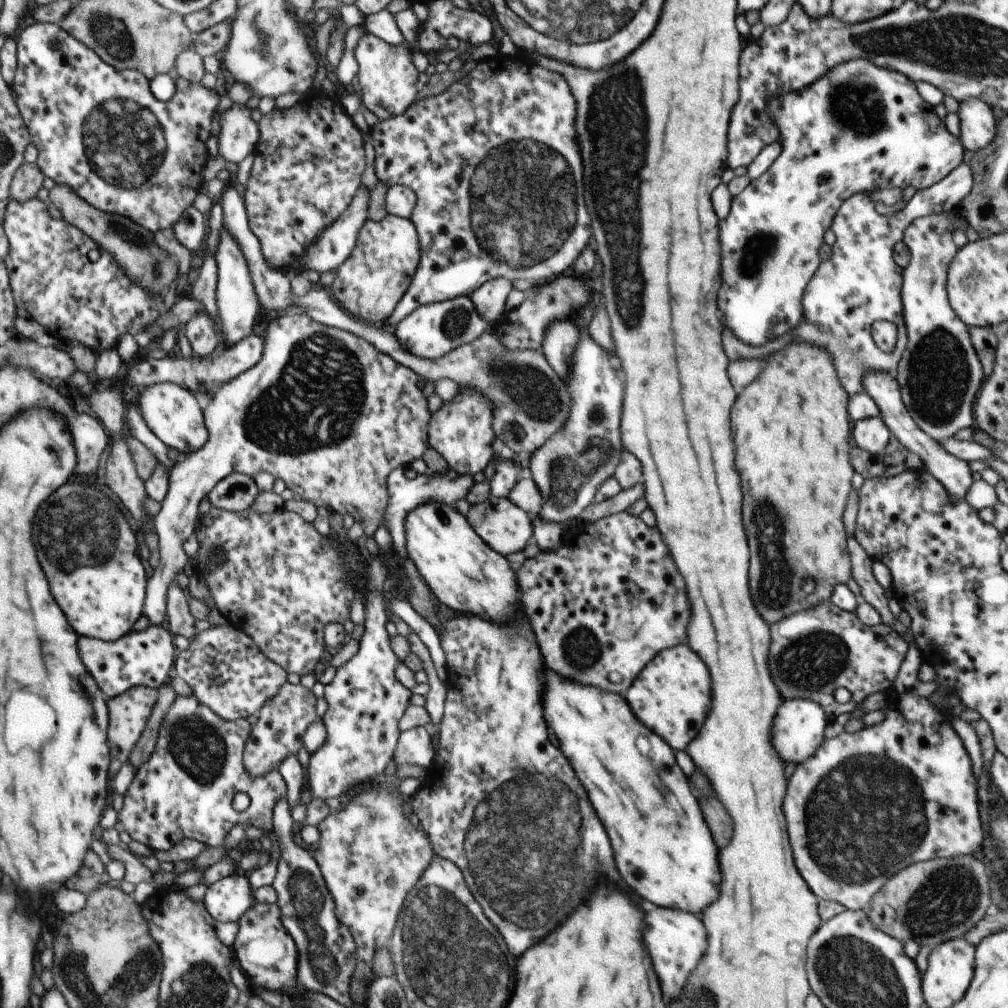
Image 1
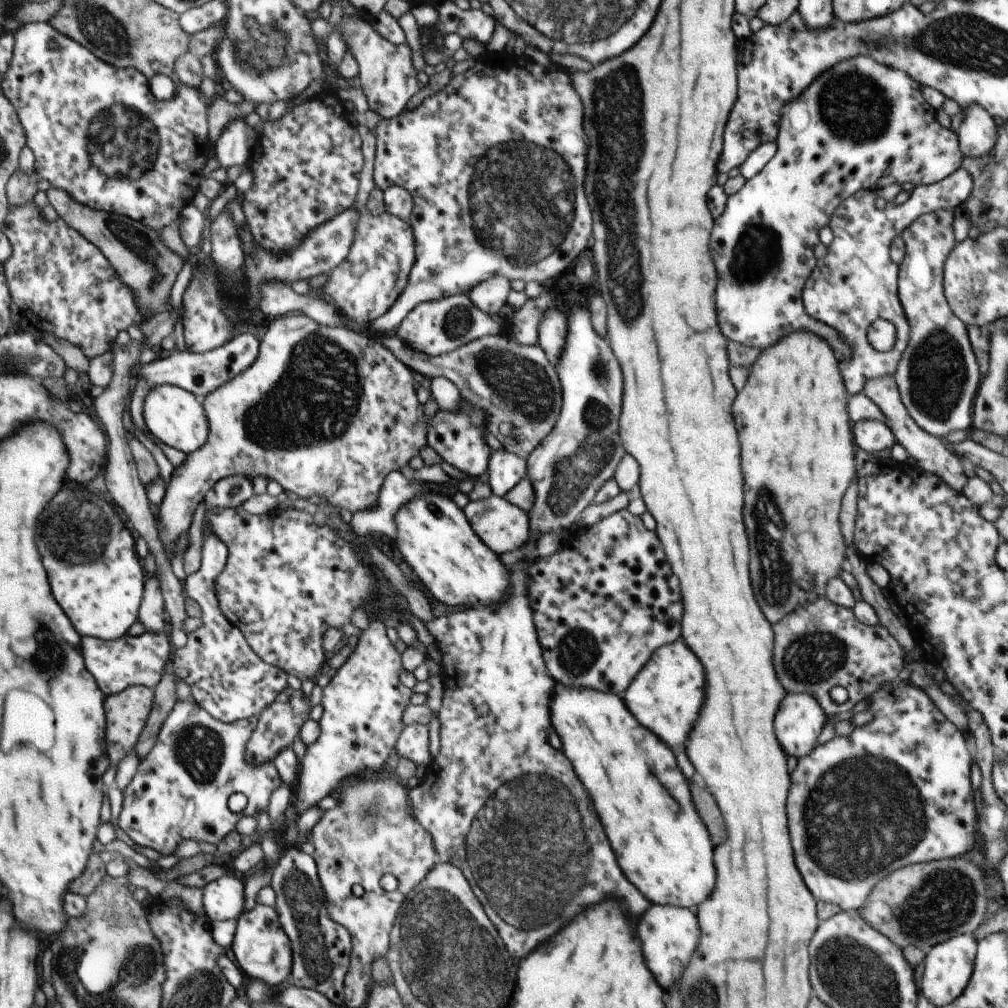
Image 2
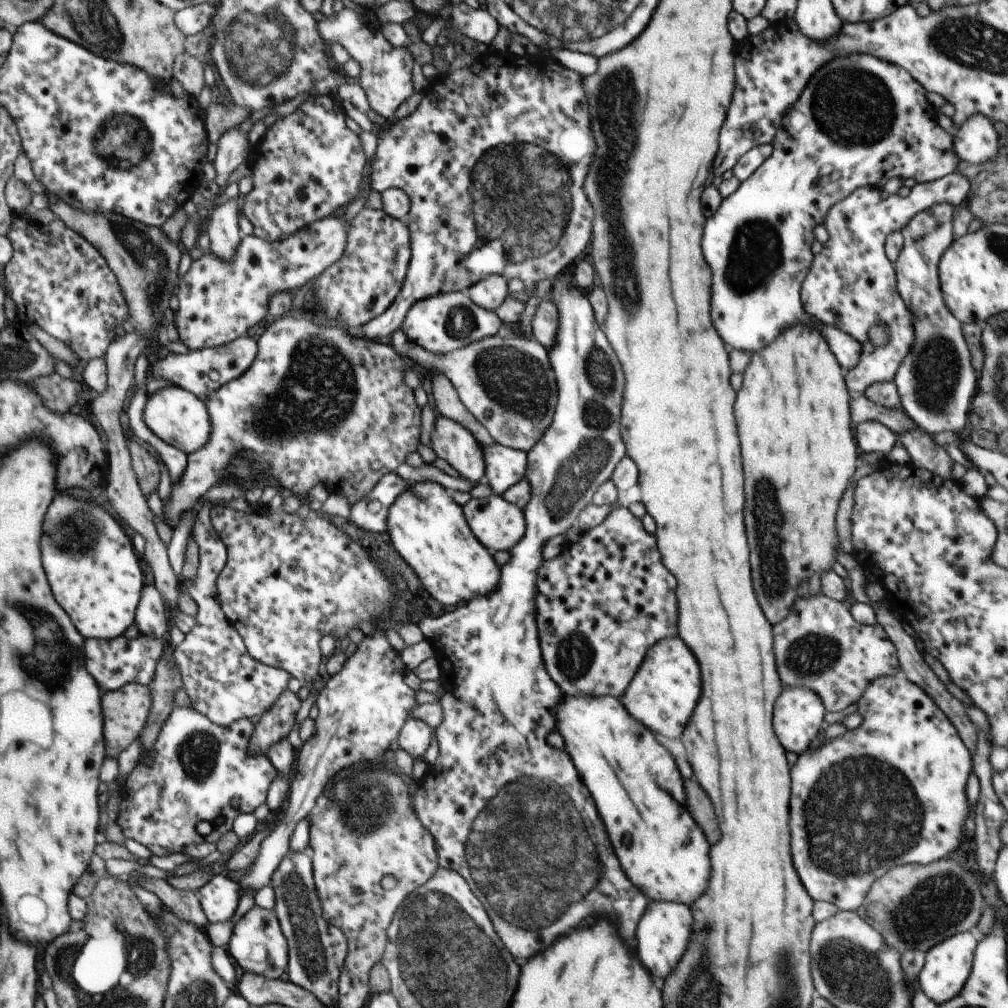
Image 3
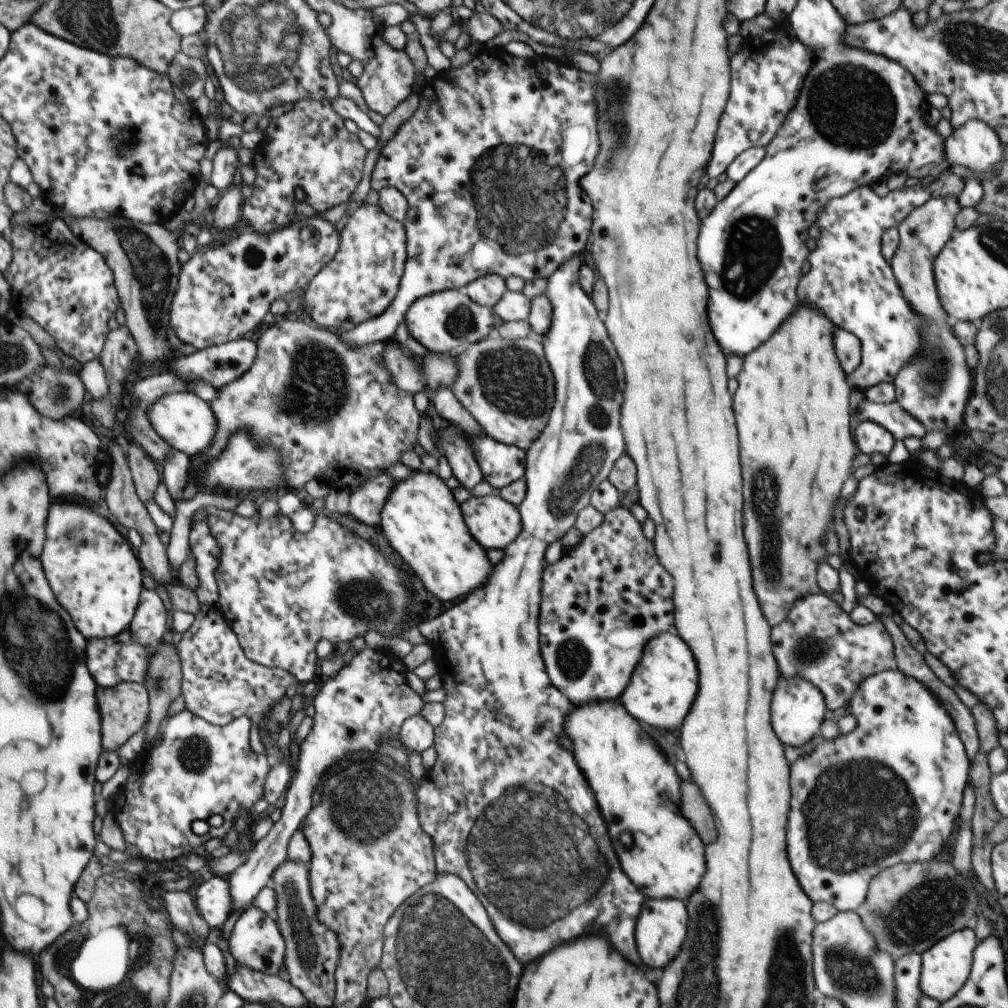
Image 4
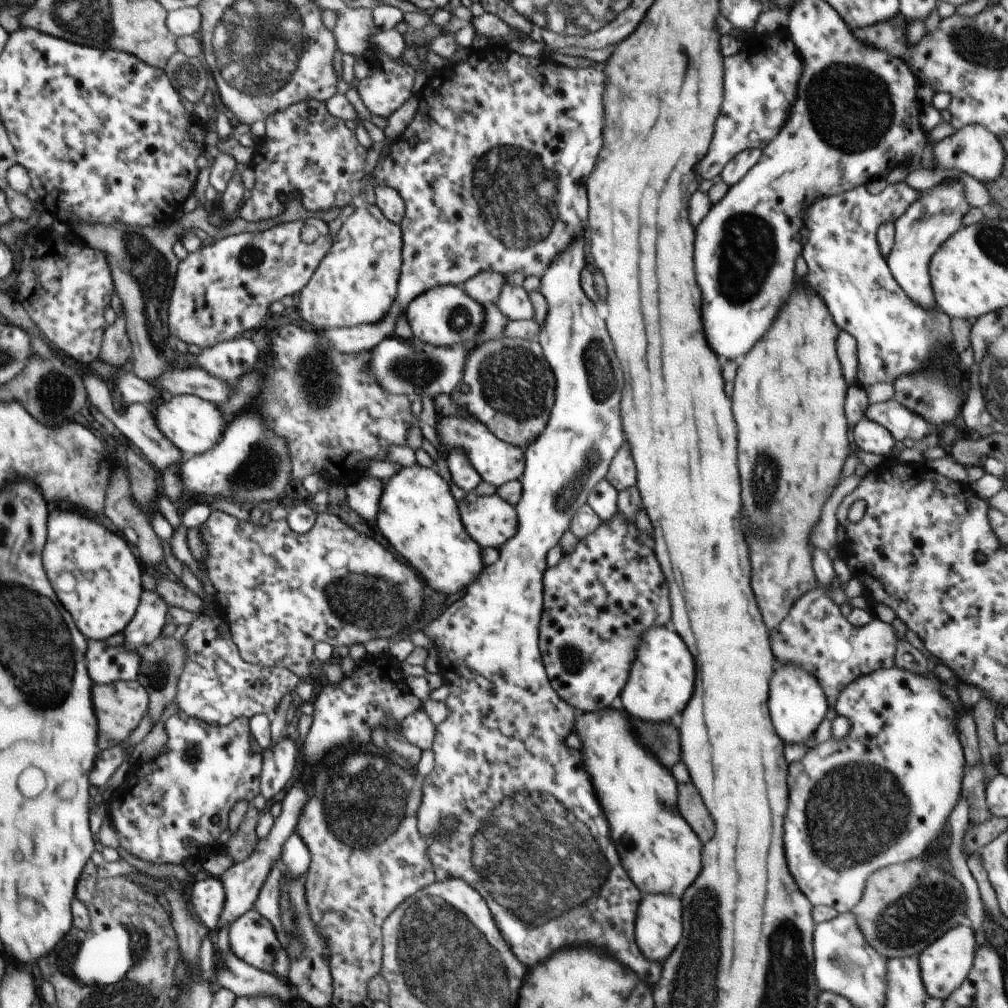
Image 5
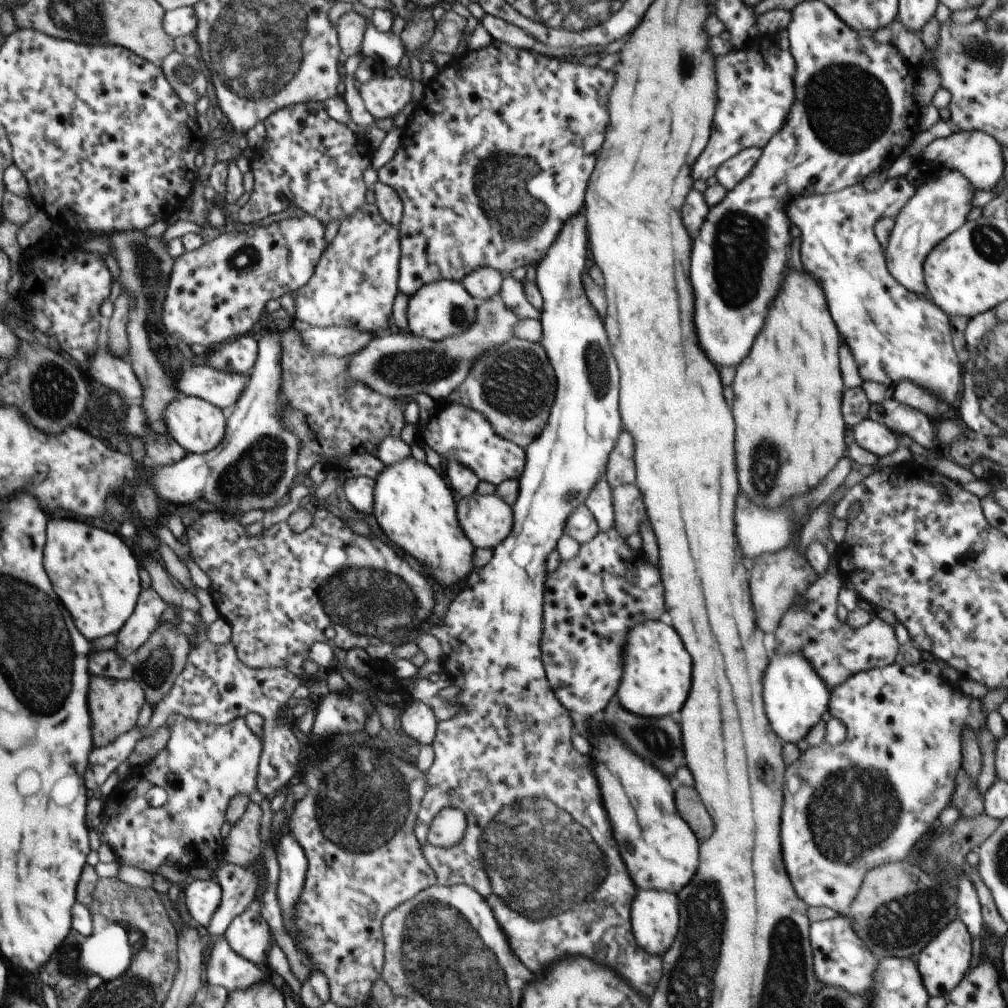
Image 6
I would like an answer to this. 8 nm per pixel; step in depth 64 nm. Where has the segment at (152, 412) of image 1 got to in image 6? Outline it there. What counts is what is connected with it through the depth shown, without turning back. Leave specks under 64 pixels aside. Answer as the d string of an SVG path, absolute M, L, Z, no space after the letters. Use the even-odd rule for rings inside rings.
M181 394L169 404L164 414L165 423L168 425L166 432L187 453L204 454L210 452L225 440L228 421L224 419L222 409L201 397Z

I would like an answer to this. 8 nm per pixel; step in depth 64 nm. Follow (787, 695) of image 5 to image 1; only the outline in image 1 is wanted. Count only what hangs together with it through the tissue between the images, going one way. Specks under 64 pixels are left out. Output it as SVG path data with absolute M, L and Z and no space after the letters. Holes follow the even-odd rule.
M803 698L784 700L784 704L778 708L778 714L774 718L772 744L776 746L776 750L784 762L796 762L796 765L805 763L814 756L814 752L824 742L824 728L829 722L830 719L822 707L813 700Z

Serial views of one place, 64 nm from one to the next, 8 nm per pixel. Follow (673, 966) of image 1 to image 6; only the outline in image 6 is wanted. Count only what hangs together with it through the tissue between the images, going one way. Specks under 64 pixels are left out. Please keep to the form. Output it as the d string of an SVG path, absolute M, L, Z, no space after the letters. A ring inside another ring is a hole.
M640 890L636 892L630 904L630 922L632 932L640 948L648 950L652 956L662 954L674 942L679 926L679 900L677 894L661 890Z

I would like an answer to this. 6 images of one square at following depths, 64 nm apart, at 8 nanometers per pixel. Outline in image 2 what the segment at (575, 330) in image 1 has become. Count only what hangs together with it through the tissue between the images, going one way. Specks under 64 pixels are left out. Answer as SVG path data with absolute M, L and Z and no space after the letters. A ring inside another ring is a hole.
M550 308L550 312L546 312L542 322L538 324L538 343L554 366L564 350L566 332L566 316L560 308Z

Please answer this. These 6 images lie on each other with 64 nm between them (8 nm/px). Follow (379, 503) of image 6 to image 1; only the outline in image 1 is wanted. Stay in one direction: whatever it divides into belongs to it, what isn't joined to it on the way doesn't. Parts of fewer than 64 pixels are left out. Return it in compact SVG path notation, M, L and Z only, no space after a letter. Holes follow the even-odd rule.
M428 502L418 506L410 516L406 516L406 550L408 559L414 562L416 570L424 578L434 599L449 608L458 612L459 615L476 614L480 618L488 620L514 620L521 609L521 594L517 582L517 573L514 572L510 562L505 556L498 554L490 545L487 545L474 532L474 529L467 523L458 509L453 506L438 504L438 502Z

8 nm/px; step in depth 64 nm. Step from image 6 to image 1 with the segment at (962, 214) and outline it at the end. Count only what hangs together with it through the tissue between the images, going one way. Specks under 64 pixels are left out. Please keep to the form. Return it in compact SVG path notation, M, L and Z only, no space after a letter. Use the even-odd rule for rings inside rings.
M945 214L917 218L903 232L904 244L910 248L910 264L903 268L904 280L901 290L908 344L894 375L900 386L902 402L906 405L912 420L930 438L939 442L954 437L961 429L974 427L973 406L986 378L972 344L968 326L958 318L948 300L948 268L958 252L952 240L954 232L954 224Z

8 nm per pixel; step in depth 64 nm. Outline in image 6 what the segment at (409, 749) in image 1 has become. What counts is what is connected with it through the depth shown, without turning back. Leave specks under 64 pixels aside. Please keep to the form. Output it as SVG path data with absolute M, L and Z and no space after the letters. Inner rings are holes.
M412 700L400 716L404 734L412 738L419 746L428 746L434 742L438 721L430 706Z

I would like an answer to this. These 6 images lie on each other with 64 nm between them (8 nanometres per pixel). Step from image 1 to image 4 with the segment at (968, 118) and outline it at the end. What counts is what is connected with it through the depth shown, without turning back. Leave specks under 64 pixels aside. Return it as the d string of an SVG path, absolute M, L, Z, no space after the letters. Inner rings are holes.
M968 120L944 142L944 156L950 165L970 168L976 174L993 171L1004 156L1004 144L989 124Z

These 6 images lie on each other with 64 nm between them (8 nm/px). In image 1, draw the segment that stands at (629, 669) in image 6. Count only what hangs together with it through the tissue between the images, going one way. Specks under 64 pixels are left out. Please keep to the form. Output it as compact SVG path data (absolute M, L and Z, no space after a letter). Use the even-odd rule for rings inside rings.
M686 644L666 648L644 667L624 694L632 712L670 748L686 750L688 742L700 730L710 708L710 674L704 662L688 650Z

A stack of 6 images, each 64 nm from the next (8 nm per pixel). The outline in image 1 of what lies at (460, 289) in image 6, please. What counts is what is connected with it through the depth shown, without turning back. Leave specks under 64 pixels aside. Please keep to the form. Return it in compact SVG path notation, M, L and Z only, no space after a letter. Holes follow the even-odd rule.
M459 296L452 300L419 306L414 312L397 323L394 334L401 344L400 348L410 352L412 356L436 360L452 352L458 346L476 340L484 332L492 332L494 324L482 320L482 316L475 312L475 306L470 297Z

